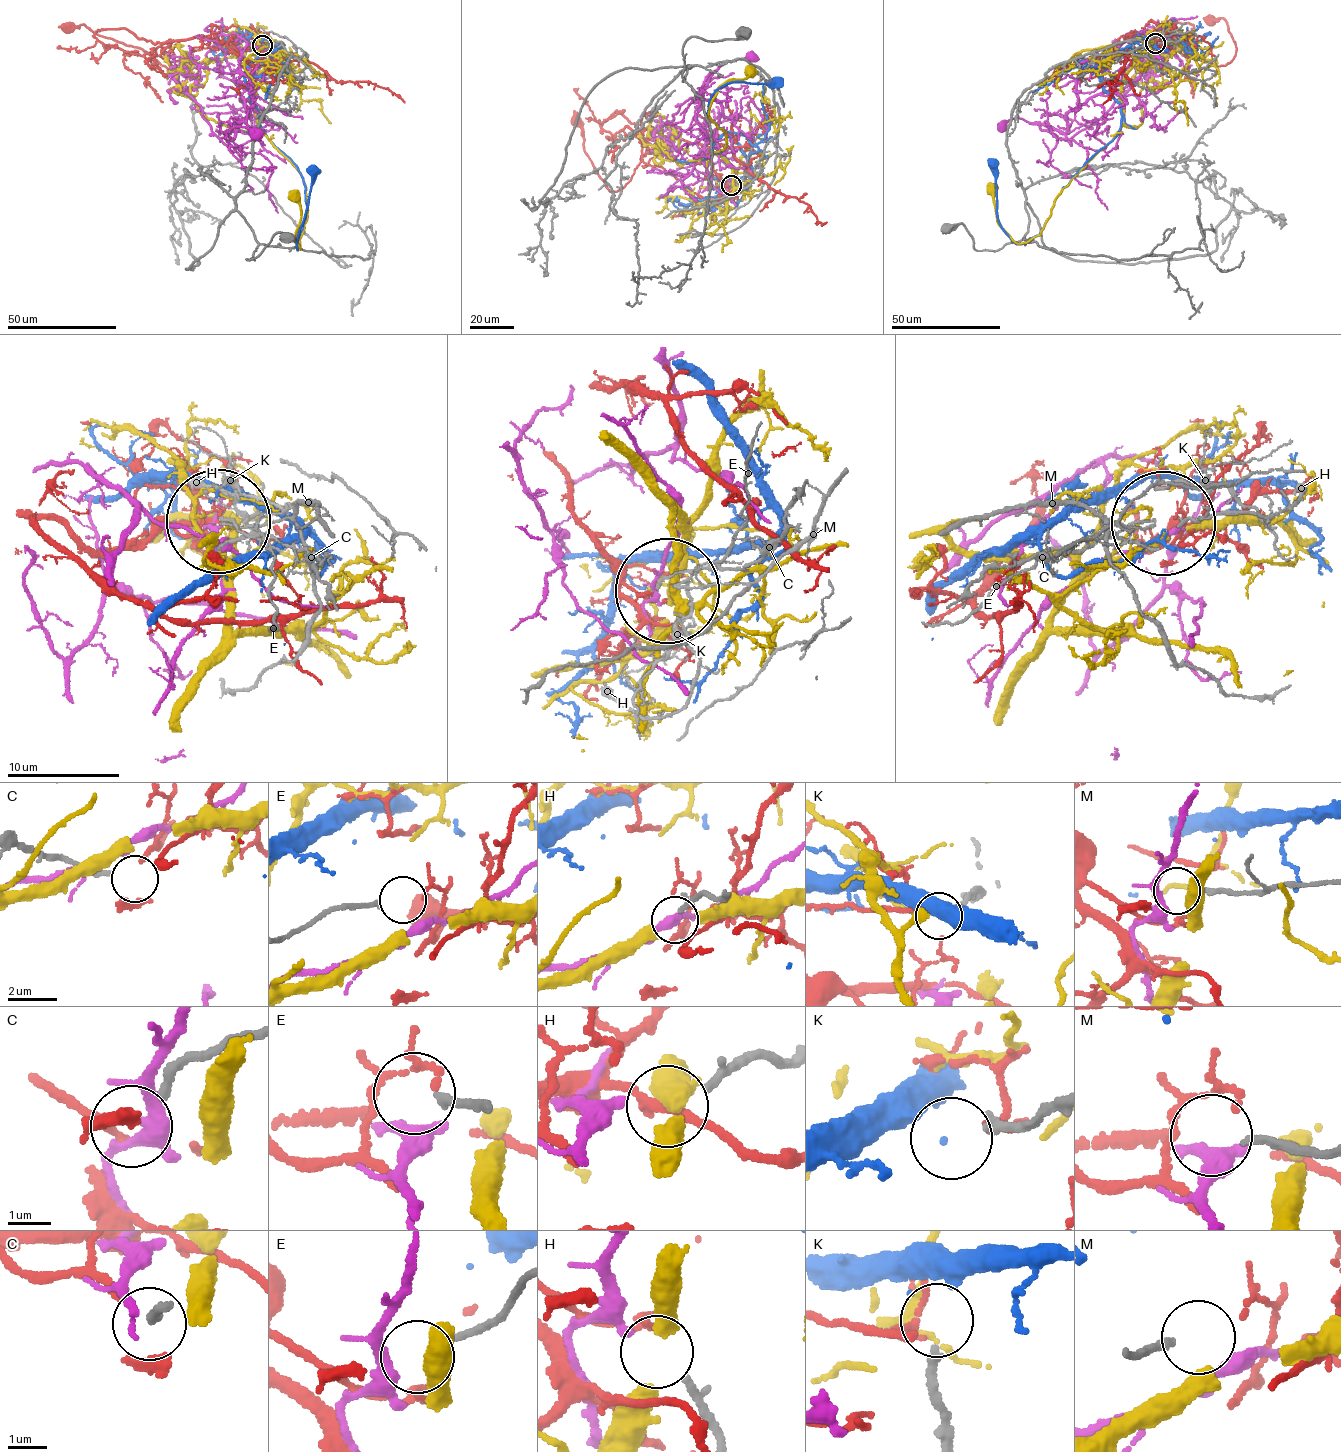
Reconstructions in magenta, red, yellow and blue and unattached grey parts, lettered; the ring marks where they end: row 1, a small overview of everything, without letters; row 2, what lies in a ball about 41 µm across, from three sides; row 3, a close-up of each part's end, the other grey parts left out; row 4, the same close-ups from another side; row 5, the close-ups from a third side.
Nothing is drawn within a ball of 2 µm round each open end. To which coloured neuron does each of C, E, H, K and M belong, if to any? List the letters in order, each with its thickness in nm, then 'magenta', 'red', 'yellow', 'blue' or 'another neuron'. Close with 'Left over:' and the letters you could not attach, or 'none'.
C: 200 nm thick; red
E: 160 nm thick; another neuron
H: 200 nm thick; magenta
K: 240 nm thick; blue
M: 170 nm thick; another neuron
Left over: E, M

